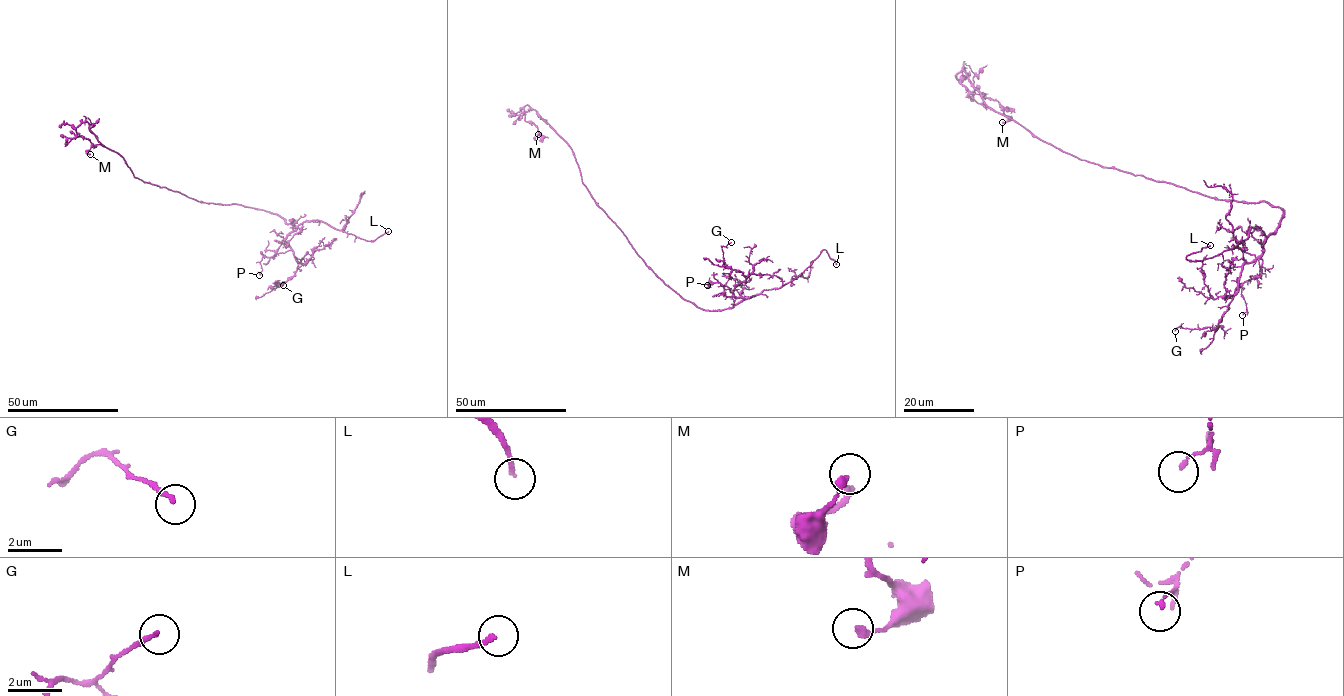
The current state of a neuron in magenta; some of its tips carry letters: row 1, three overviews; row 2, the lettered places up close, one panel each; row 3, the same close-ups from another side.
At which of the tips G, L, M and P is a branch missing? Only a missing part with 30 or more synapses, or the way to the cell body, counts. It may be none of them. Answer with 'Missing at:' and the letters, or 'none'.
Missing at: L

